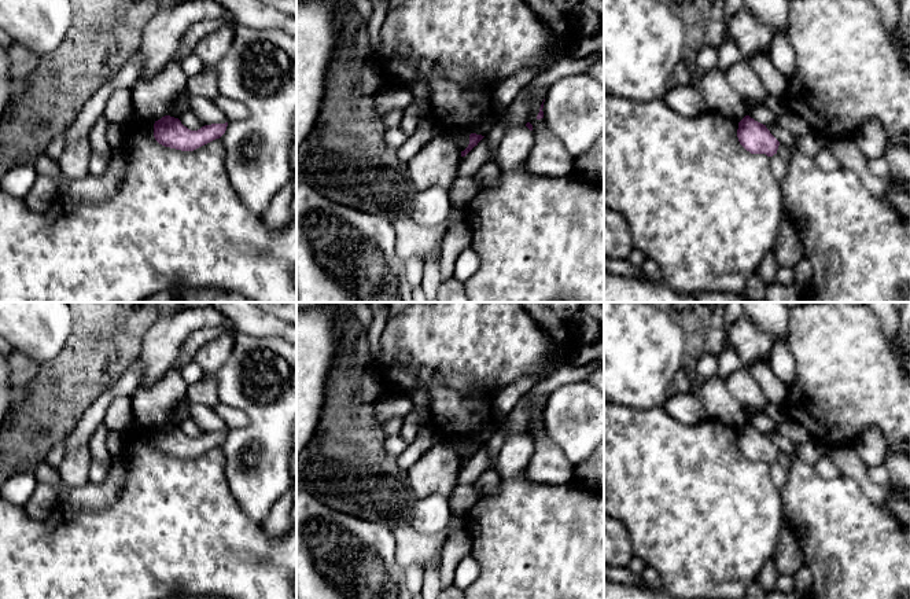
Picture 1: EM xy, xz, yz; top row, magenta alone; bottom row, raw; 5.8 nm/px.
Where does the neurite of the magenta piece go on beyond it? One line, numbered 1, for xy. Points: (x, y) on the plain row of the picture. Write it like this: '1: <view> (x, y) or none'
1: none

